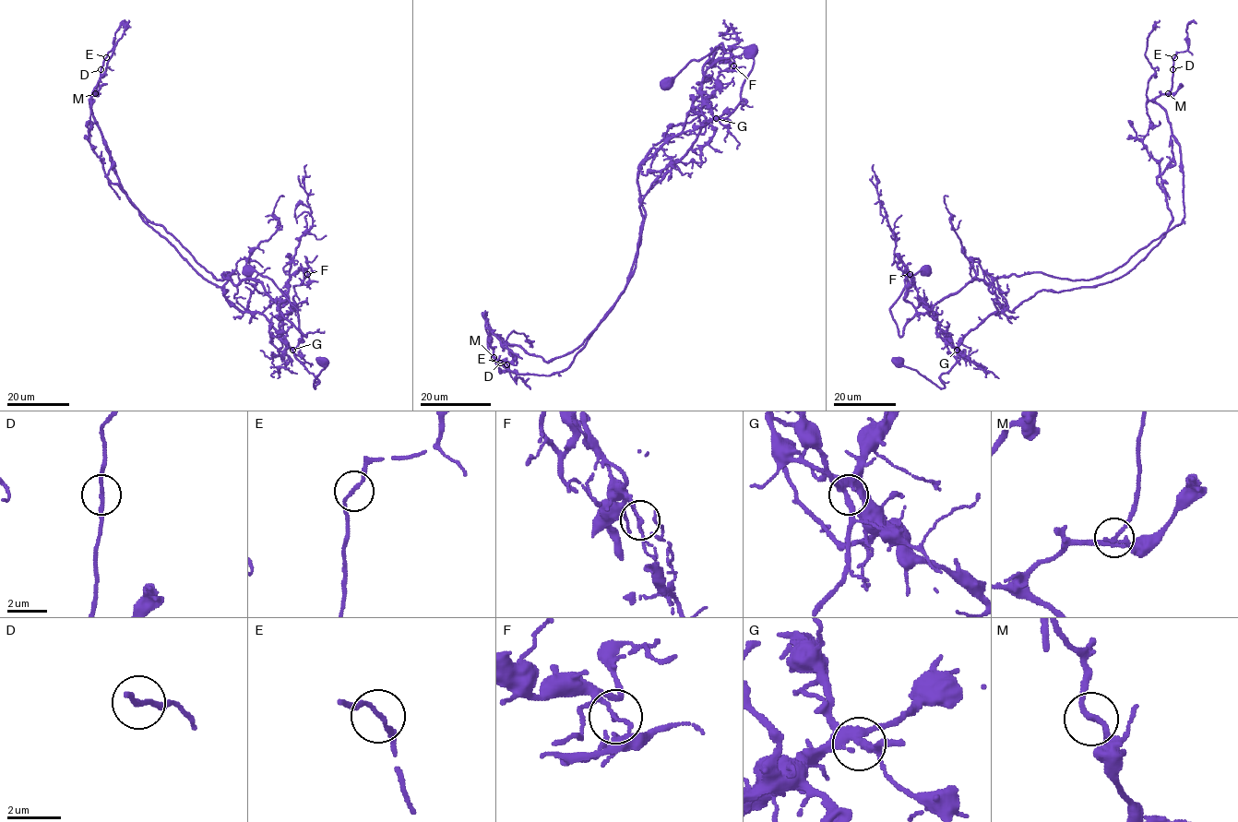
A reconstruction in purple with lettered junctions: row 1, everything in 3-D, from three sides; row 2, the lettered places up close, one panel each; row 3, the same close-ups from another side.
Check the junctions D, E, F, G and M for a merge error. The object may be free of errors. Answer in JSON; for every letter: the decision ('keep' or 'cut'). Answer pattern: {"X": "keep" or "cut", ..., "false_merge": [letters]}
{"D": "keep", "E": "keep", "F": "cut", "G": "keep", "M": "keep", "false_merge": ["F"]}

